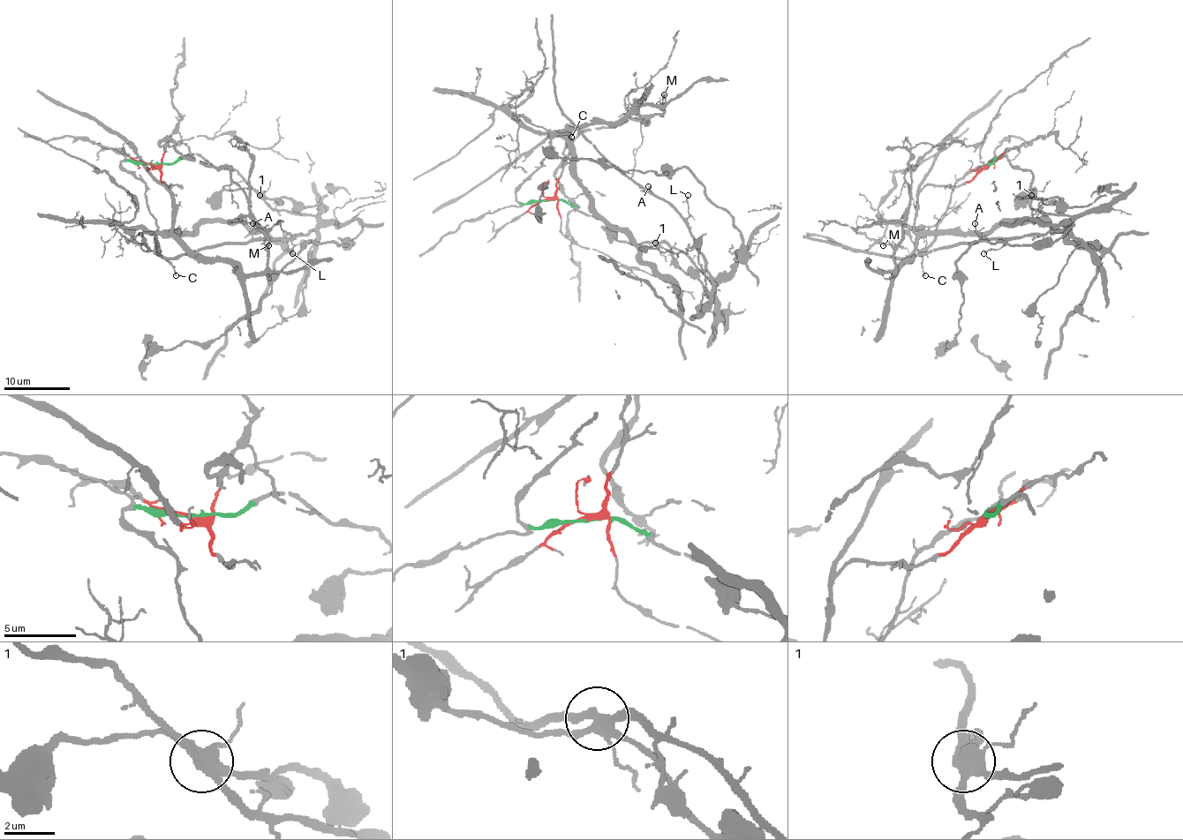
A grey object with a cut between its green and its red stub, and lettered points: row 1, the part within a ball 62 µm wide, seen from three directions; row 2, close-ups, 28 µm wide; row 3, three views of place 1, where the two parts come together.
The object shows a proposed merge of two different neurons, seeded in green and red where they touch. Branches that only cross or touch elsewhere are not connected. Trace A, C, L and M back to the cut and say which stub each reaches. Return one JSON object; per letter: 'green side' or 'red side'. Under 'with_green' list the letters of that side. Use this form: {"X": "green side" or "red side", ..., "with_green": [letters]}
{"A": "green side", "C": "green side", "L": "green side", "M": "red side", "with_green": ["A", "C", "L"]}

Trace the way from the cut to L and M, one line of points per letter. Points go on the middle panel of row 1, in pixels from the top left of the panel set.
L: (549, 199), (566, 199), (615, 224), (633, 243), (673, 246), (711, 282), (688, 220), (688, 195)
M: (549, 199), (562, 168), (568, 126), (582, 127), (591, 123), (625, 121), (640, 106), (663, 104), (665, 94)

